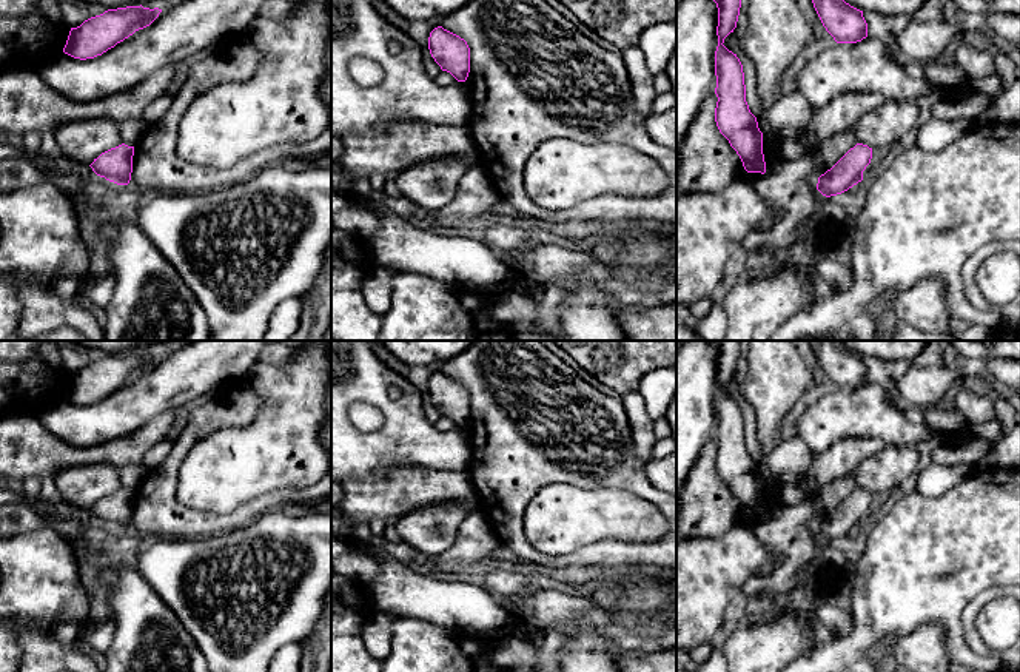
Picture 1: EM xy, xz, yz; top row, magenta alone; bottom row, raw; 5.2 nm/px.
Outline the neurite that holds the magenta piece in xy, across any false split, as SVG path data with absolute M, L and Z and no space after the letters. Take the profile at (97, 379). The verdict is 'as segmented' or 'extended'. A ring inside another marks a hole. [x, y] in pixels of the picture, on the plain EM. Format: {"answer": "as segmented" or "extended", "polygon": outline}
{"answer": "as segmented", "polygon": "M126 351L108 354L71 373L63 398L80 405L102 401L136 376L149 371L162 354Z"}

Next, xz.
{"answer": "as segmented", "polygon": "M438 371L430 378L428 395L442 416L450 418L458 427L467 425L470 393L464 384Z"}

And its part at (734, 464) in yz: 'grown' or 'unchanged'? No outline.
unchanged

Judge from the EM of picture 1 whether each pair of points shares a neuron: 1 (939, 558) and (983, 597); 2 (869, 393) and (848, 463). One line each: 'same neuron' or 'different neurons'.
1: different neurons
2: different neurons

